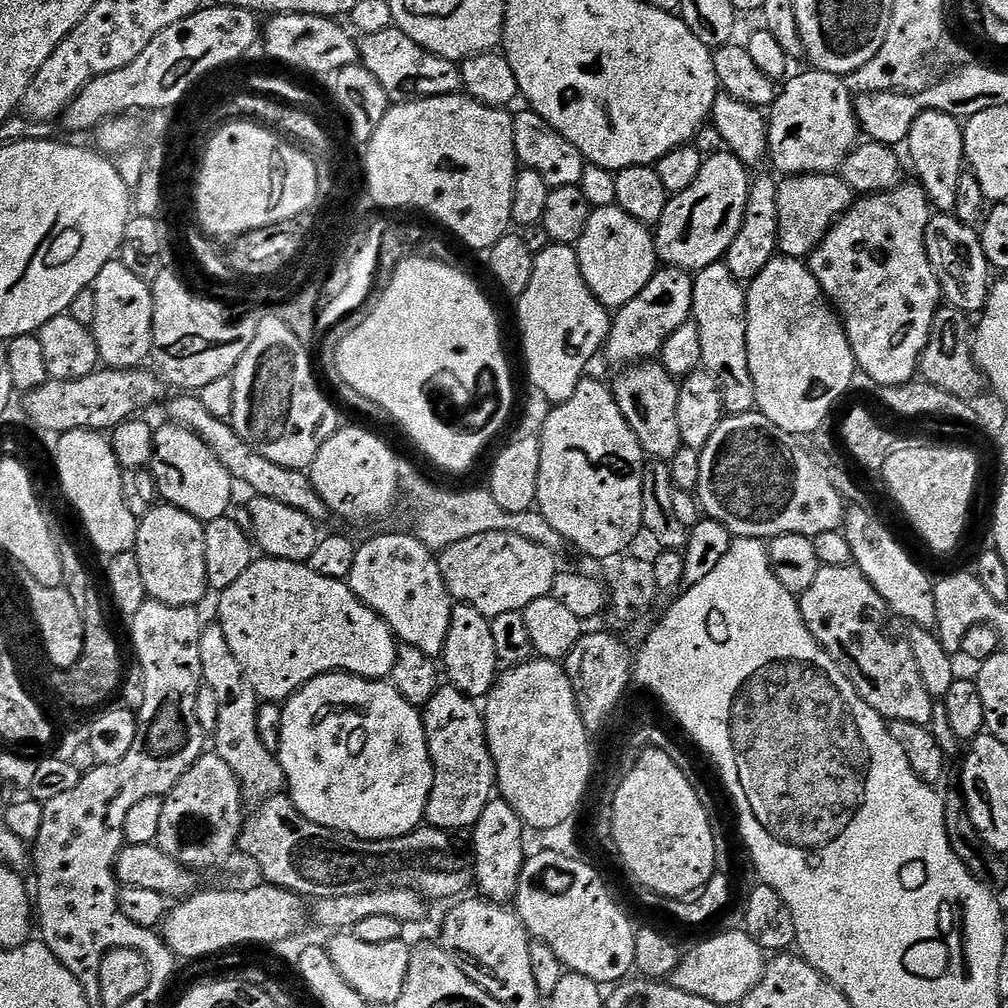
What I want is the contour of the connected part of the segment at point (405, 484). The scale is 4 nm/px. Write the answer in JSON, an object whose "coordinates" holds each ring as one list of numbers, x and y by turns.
{"coordinates":[[407,460,400,461,398,480,401,491,408,492,420,501,420,512,416,520,414,535,422,541,434,554,444,552,455,542,486,532,512,532,522,538,527,538,539,545,546,546,557,558,570,550,567,540,562,538,558,530,550,526,545,516,539,510,531,508,520,512,506,512,495,502,494,496,487,488,480,486,472,490,454,492,442,490,430,484,429,480]]}

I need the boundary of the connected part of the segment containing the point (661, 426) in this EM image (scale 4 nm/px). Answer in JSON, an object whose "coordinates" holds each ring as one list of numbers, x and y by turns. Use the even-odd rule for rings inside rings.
{"coordinates":[[637,362,621,367,616,381,611,381,612,393,626,422,636,431,640,445,651,459,672,461,682,446,682,434,678,428,677,377,671,376,659,362]]}

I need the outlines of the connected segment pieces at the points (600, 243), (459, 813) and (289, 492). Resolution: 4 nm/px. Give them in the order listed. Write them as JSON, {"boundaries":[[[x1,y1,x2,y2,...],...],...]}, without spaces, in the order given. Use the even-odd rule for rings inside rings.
{"boundaries":[[[619,206,593,208,590,218,586,222,586,230,582,230,582,238,576,241,574,247,578,266,582,270,582,278,590,286,590,290,598,298,598,302,602,302,609,310,626,306,626,302,638,298,638,294,642,294,642,290,646,290,646,282,650,282,650,278,654,278,658,267,656,237,653,229]],[[442,686,434,694,434,698,430,698,430,702,423,705,422,715,426,742,434,766,434,786,430,790,424,820,431,827,453,834,459,833,459,828,475,829,478,818,482,818,482,810,486,810,486,806,493,800,497,791,496,763,492,761,492,754,488,749,488,735,484,729,484,713,481,705,457,688]],[[195,395,180,396,177,400,170,400,167,401,167,404,169,403,167,419,197,432,226,466,233,481,240,483,241,480,242,483,249,484,255,495,274,498,276,502,286,502,288,506,302,510,311,520,323,522,324,519,329,518,330,511,326,502,322,500,311,479,304,472,278,466,278,462,270,462,270,458,262,458,262,454,258,454,256,449,250,447,236,433,229,421,214,418,214,414,210,414,210,410,206,410,206,406,202,406,202,402]]]}

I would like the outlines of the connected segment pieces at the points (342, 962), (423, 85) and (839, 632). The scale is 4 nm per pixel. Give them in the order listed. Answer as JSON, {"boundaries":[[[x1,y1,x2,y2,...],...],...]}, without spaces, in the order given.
{"boundaries":[[[336,934,332,941,327,941,326,947,334,966,362,994,362,998,369,1005,388,1004,395,1005,396,999,402,994,404,983,410,970,412,948,404,945,403,939,394,942,382,942,380,945,371,942,362,942,355,934]],[[393,26,378,34,364,36,362,40,362,63,382,82,389,101,407,102,429,96,450,96,462,88,460,68,453,61,445,60,415,44,405,32]],[[852,564,846,566,822,566,810,590,799,596,800,613,814,638,832,656,832,660,848,675,848,681,856,687,858,694,885,721,901,720,928,726,931,722,934,697,922,686,922,674,918,674,918,662,914,662,914,650,910,650,909,629,905,621,893,612,874,590,859,568]]]}

